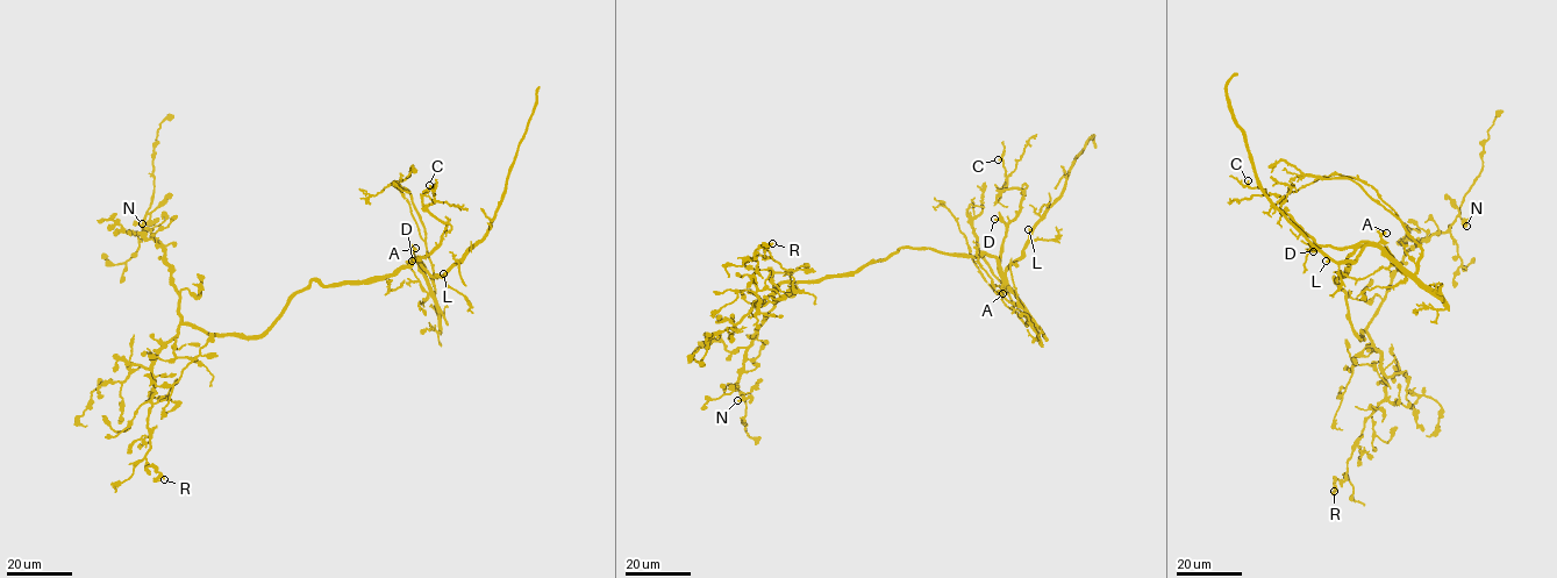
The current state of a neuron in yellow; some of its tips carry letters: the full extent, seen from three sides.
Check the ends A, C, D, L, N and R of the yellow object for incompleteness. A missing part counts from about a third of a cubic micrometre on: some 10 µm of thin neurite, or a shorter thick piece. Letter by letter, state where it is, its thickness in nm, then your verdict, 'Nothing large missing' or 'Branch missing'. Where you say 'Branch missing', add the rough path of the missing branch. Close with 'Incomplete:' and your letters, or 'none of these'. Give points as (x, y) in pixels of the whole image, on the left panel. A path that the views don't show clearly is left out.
A: Place: (415, 248). Thickness 200 nm. Nothing large missing
C: Place: (429, 185). Thickness 180 nm. Nothing large missing
D: Place: (412, 261). Thickness 200 nm. Branch missing
L: Place: (443, 273). Thickness 160 nm. Nothing large missing
N: Place: (142, 223). Thickness 170 nm. Nothing large missing
R: Place: (164, 479). Thickness 170 nm. Nothing large missing
Incomplete: D

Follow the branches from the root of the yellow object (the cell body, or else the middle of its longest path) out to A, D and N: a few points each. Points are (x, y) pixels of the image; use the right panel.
A: (1340, 285), (1334, 278), (1336, 283), (1348, 270), (1347, 259), (1362, 245), (1377, 244), (1386, 233)
D: (1340, 285), (1334, 278), (1336, 283), (1348, 270), (1347, 259), (1355, 248), (1319, 245), (1313, 251)
N: (1340, 285), (1347, 318), (1362, 339), (1402, 257), (1445, 233), (1457, 215), (1466, 226)

